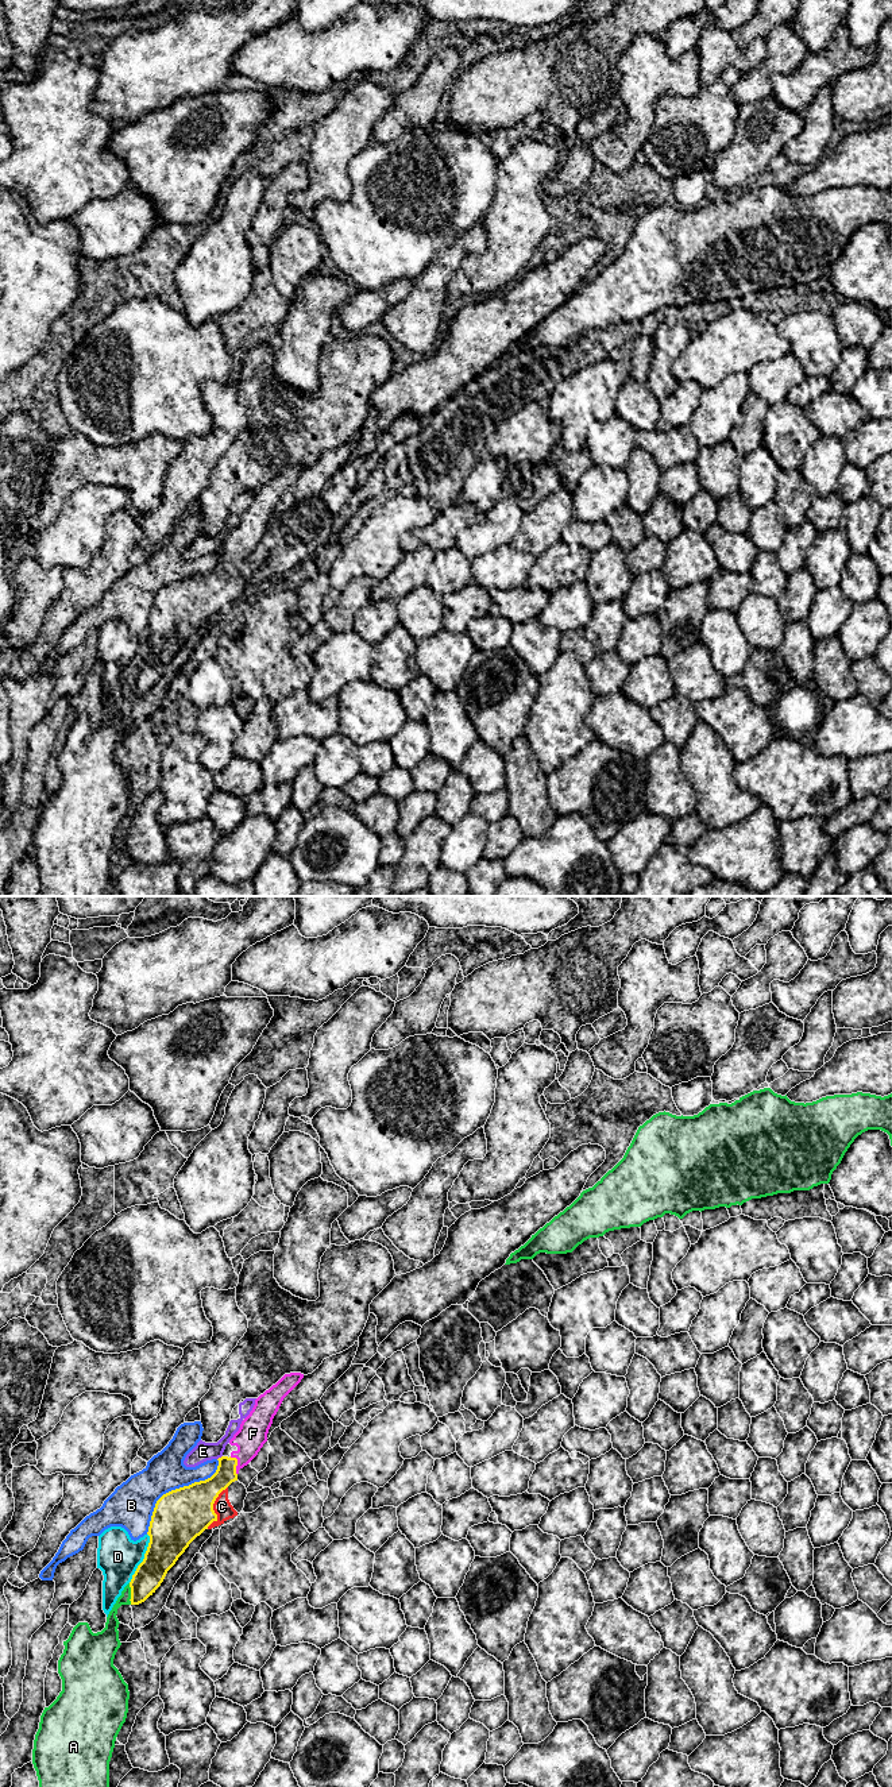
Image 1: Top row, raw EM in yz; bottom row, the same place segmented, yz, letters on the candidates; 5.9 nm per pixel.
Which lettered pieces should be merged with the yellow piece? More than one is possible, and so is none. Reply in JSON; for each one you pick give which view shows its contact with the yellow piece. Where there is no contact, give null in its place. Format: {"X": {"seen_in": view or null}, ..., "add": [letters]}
{"C": {"seen_in": "yz"}, "F": {"seen_in": "yz"}, "add": ["C", "F"]}

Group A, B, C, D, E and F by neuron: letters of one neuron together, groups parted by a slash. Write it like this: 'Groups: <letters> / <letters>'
Groups: A / B / C F / D / E

